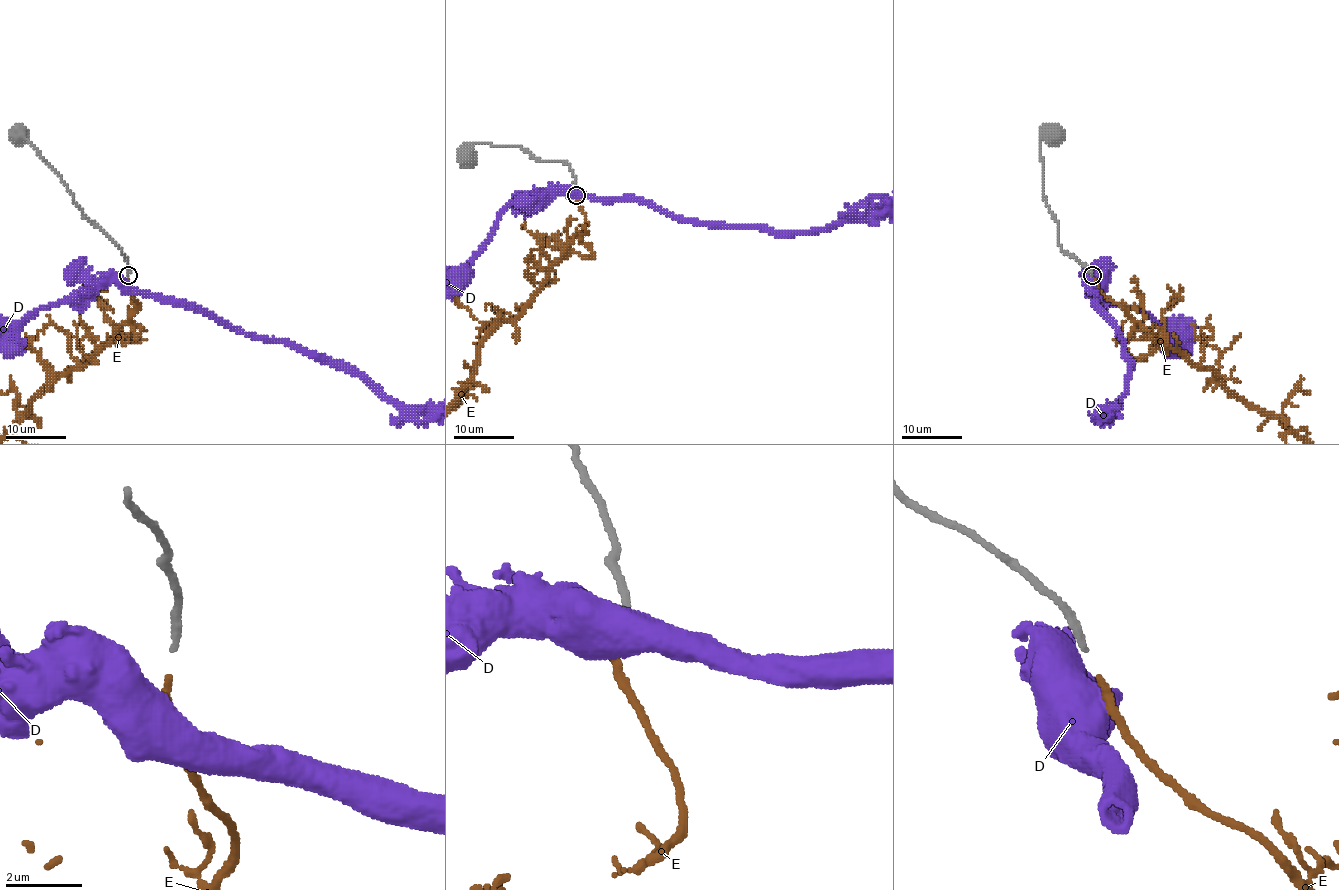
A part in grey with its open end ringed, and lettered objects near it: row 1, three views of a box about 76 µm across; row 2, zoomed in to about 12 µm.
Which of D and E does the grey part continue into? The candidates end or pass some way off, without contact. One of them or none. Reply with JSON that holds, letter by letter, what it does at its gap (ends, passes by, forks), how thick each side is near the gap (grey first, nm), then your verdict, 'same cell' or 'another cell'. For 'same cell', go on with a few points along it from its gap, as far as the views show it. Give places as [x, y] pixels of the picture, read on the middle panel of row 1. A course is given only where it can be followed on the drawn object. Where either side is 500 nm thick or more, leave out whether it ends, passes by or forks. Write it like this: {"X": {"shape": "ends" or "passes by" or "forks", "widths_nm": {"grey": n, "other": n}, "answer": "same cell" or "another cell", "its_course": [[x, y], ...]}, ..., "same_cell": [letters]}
{"D": {"widths_nm": {"grey": 190, "other": 750}, "answer": "another cell"}, "E": {"shape": "ends", "widths_nm": {"grey": 190, "other": 180}, "answer": "same cell"}, "same_cell": ["E"]}

